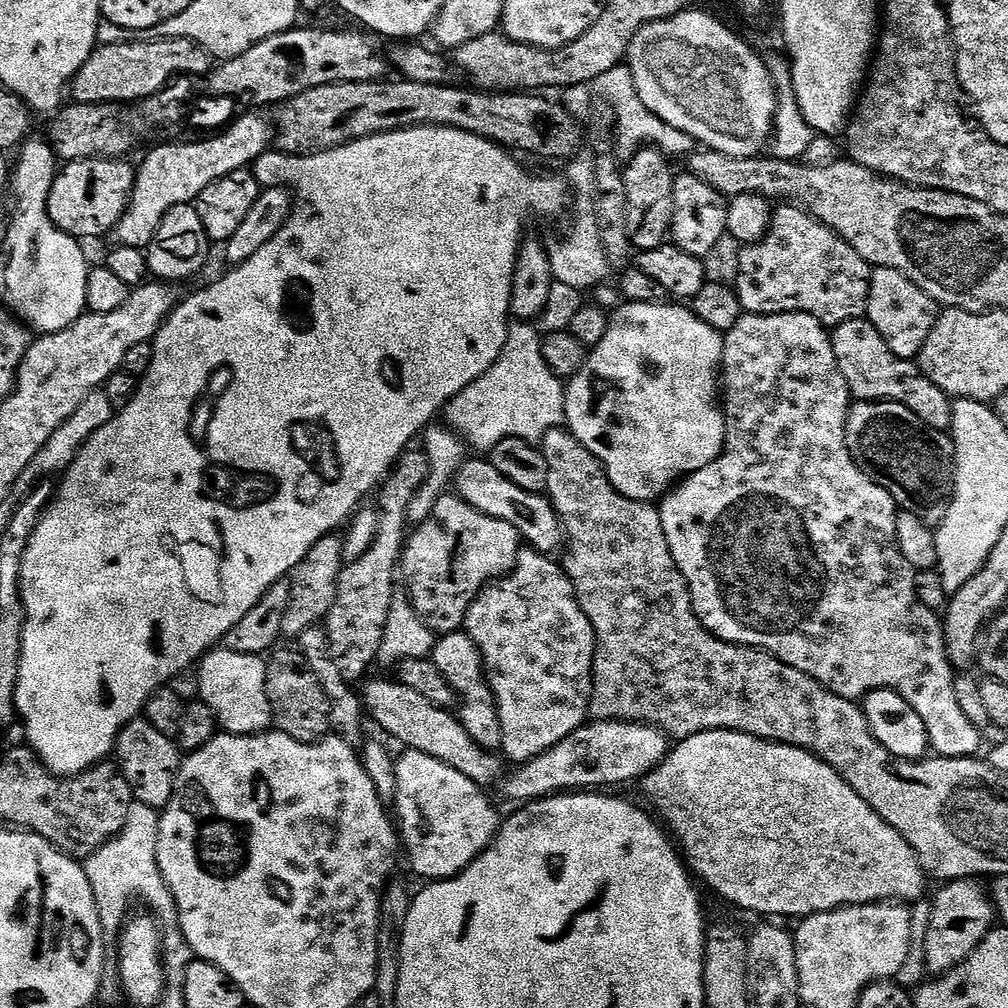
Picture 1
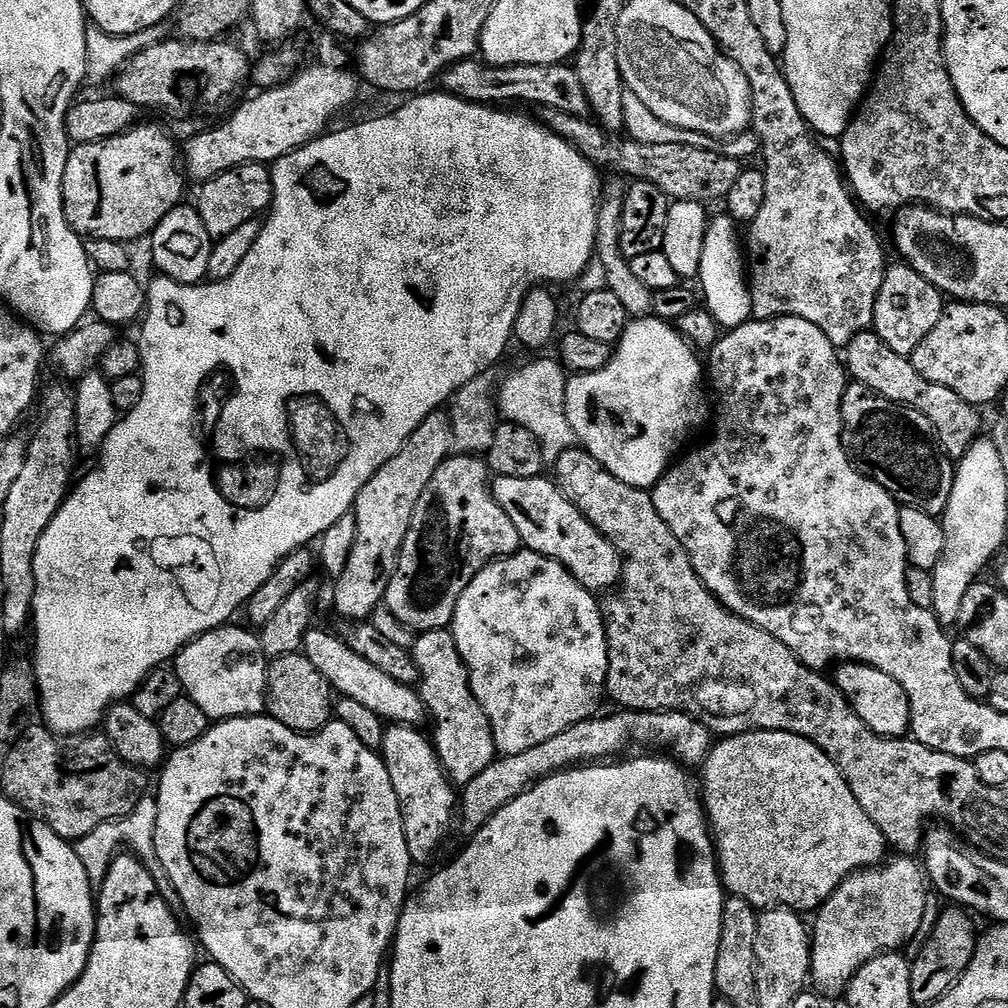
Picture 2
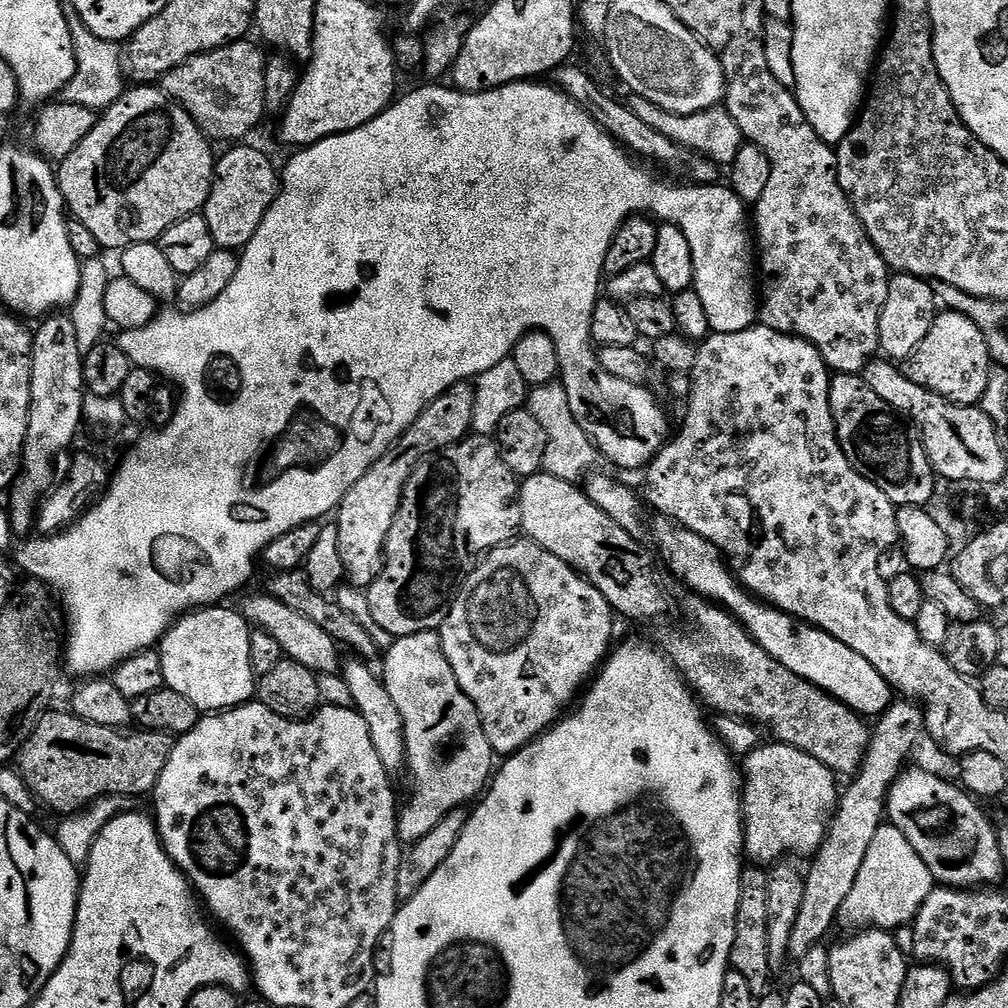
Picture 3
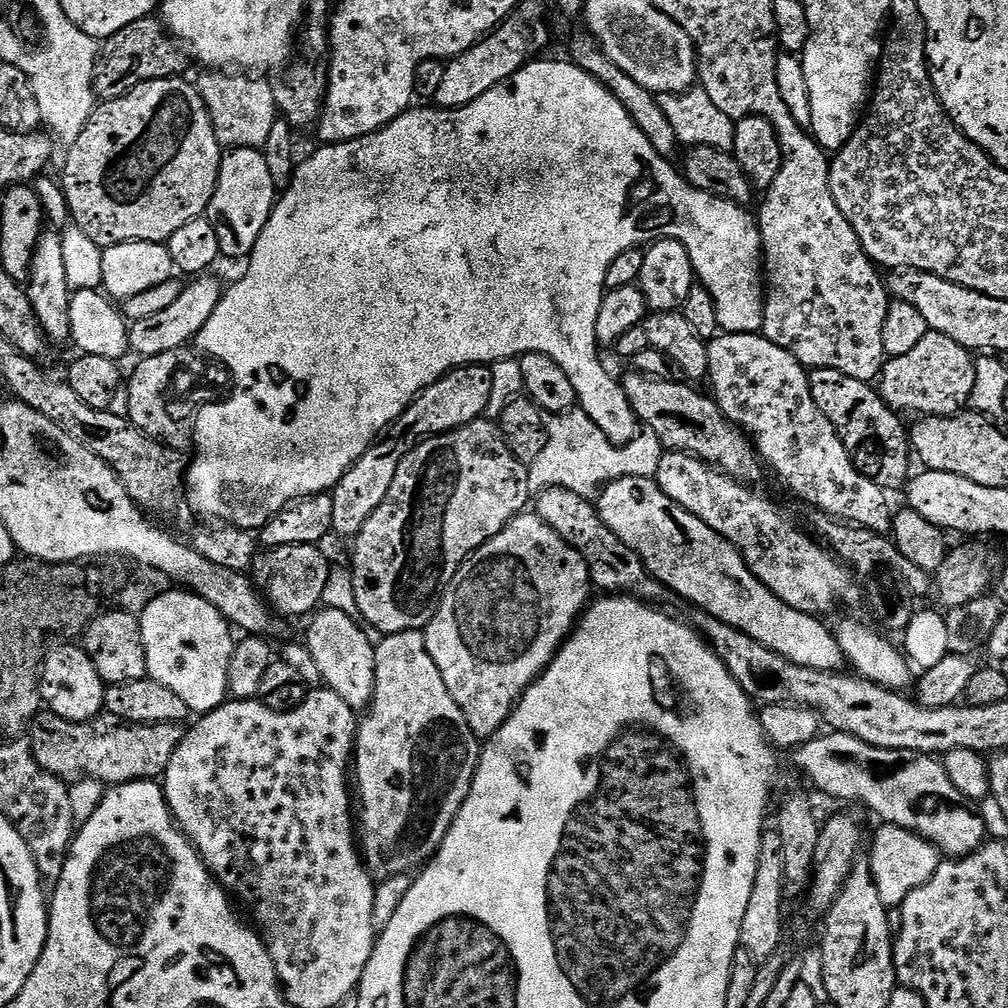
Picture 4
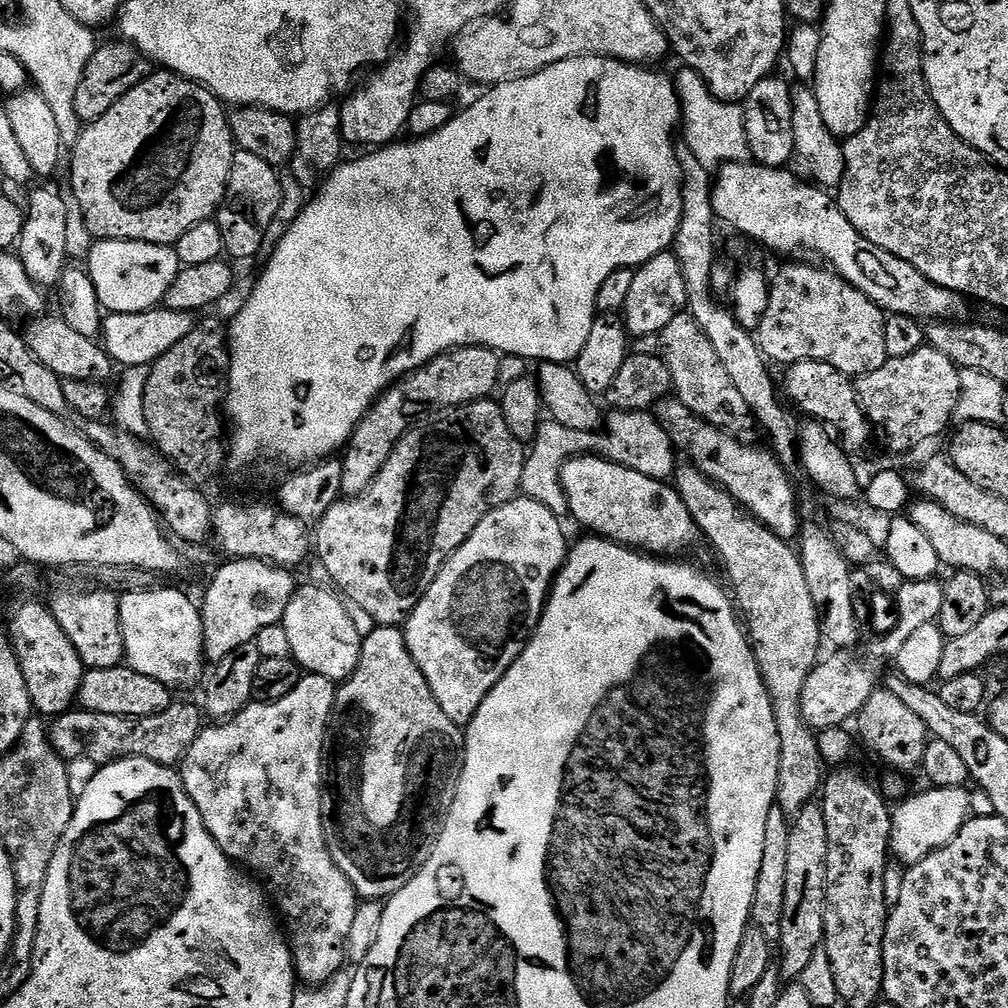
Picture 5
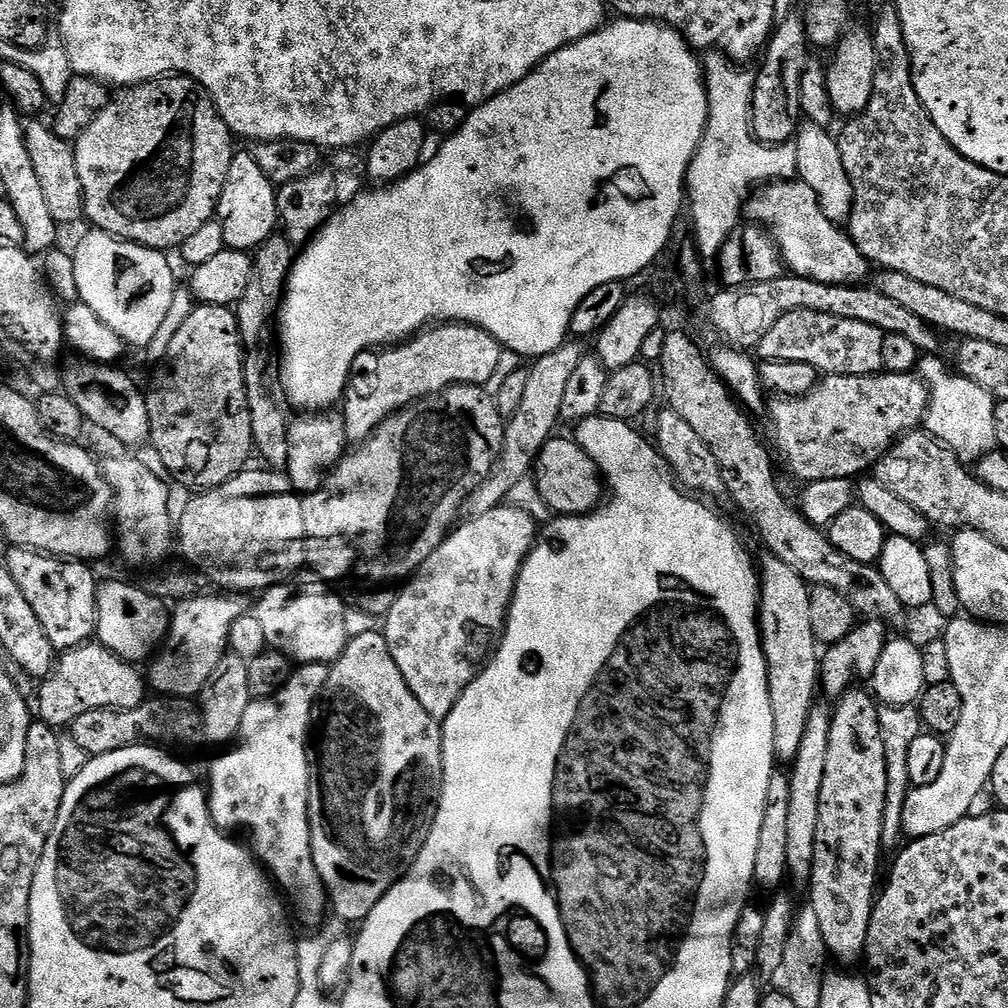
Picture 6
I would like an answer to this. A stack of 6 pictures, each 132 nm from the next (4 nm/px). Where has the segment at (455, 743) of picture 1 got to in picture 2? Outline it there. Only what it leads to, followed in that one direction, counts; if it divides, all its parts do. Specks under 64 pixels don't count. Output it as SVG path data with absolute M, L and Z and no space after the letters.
M319 626L308 629L304 636L302 655L318 669L318 674L330 682L333 693L340 698L354 698L366 710L372 710L378 714L378 718L388 724L407 724L409 726L420 726L425 723L426 713L424 703L419 691L413 685L403 684L395 678L389 678L383 670L377 670L362 654L354 654L350 650L347 639L331 636L323 632Z

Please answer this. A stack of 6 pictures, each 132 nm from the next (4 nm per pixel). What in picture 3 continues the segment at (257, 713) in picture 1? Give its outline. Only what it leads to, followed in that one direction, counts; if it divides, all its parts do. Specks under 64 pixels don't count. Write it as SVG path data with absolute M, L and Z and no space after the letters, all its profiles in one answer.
M209 606L195 609L176 621L164 633L164 639L158 645L162 658L162 674L165 685L174 690L174 694L182 694L189 702L194 702L196 709L202 714L215 714L229 708L239 708L247 704L257 695L258 677L250 662L250 634L253 629L244 618L243 611L228 606Z

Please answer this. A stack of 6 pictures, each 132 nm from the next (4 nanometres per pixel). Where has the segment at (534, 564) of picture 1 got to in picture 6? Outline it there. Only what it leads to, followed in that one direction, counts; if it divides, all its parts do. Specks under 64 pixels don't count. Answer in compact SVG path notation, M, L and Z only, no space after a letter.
M501 506L481 516L465 519L448 533L442 546L438 546L438 550L426 558L416 575L403 585L404 590L399 591L395 603L383 617L382 631L398 668L402 670L412 693L431 716L448 716L460 696L493 659L504 638L509 609L517 594L525 560L538 540L536 527L537 521L531 513L515 506Z

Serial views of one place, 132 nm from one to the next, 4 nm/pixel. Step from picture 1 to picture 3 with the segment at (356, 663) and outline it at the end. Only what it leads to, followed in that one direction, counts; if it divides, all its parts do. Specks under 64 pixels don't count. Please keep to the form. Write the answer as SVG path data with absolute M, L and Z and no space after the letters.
M471 383L455 384L450 386L422 414L412 423L407 430L401 434L395 444L350 486L346 498L342 498L339 508L334 513L334 523L338 530L338 554L342 556L342 566L344 567L344 580L349 585L361 590L366 590L371 586L374 578L380 573L380 567L384 564L384 546L386 538L390 534L390 526L394 526L394 518L398 514L398 506L402 502L402 494L410 474L416 469L417 464L429 456L431 452L439 452L441 448L449 448L452 444L457 444L465 436L473 431L471 419L474 411L475 390Z

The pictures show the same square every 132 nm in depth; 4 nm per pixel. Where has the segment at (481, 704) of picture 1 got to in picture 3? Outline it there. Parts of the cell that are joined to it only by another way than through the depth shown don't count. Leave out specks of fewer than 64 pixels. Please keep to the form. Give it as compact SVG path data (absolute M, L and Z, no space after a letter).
M439 631L393 639L385 656L388 657L384 660L382 679L404 727L404 755L409 780L408 801L405 804L403 801L399 809L396 829L401 841L409 845L426 838L426 834L446 818L446 814L471 805L487 789L494 775L494 753L486 738L486 730L482 730L474 702L466 698L462 686L458 686L458 678L454 678L454 670L450 670L450 662L446 662Z

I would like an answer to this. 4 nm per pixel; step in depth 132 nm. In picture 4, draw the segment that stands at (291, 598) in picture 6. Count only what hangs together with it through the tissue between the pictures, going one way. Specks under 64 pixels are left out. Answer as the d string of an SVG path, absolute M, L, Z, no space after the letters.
M321 607L311 617L306 643L322 673L322 681L346 706L367 709L376 685L376 646L366 640L361 625L338 609Z

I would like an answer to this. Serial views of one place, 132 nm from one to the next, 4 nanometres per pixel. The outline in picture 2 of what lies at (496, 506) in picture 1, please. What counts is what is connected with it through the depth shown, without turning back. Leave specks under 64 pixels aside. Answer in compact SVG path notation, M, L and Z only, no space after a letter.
M543 475L534 478L506 478L505 476L496 476L491 481L492 497L506 510L510 522L514 522L515 528L520 535L521 545L529 552L537 552L551 560L557 560L558 563L578 582L583 588L587 588L593 594L604 594L609 590L615 589L620 583L620 577L624 574L624 557L620 555L613 544L601 534L595 526L581 512L574 502L570 502L562 494L562 490L551 479L544 480Z

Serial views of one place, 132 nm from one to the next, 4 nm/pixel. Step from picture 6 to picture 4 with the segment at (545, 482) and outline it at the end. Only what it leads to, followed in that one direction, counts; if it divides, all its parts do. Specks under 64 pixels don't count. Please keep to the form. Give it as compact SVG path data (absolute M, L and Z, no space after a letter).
M627 476L611 480L601 487L595 506L602 522L606 522L606 526L610 526L610 530L614 530L614 534L618 534L618 538L622 538L622 542L626 542L626 546L630 546L634 554L638 554L640 561L648 567L648 573L656 577L669 593L677 592L682 599L696 604L692 606L699 611L726 622L726 626L734 626L734 630L742 630L742 634L750 634L750 638L762 642L762 646L782 654L782 658L798 666L823 672L839 672L845 667L846 661L836 641L836 633L829 625L828 628L824 625L825 621L821 617L786 606L782 598L775 596L750 571L744 555L729 540L710 530L710 526L706 526L702 518L694 518L690 510L682 510L682 506L678 506L674 498L665 494L655 478Z

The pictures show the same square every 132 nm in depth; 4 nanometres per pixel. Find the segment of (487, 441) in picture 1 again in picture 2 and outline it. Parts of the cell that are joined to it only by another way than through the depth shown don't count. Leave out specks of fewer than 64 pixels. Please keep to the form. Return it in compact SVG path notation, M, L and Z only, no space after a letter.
M555 359L552 360L532 360L514 369L505 380L499 381L494 396L499 415L507 423L522 426L538 438L544 451L544 463L548 466L555 465L563 452L578 444L564 405L566 372Z

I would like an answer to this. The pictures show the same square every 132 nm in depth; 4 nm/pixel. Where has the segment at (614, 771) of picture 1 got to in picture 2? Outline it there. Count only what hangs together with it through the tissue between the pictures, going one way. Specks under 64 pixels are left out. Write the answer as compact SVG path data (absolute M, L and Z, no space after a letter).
M616 710L613 716L604 715L578 722L570 726L570 730L562 730L562 734L549 738L547 742L542 742L523 754L497 755L490 766L486 766L486 770L478 774L478 778L470 778L470 782L463 785L458 796L458 824L468 834L474 834L491 816L498 814L502 806L514 802L514 798L528 791L538 781L545 780L555 772L563 772L566 768L587 766L593 762L619 757L616 756L619 752L624 752L635 744L640 750L659 750L685 768L696 770L703 765L704 759L708 757L708 749L714 743L713 733L709 732L708 727L684 712Z

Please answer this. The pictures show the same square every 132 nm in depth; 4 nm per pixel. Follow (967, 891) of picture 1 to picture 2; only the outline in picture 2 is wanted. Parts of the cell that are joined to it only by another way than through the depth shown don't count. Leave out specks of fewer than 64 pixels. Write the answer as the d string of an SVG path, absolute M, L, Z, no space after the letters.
M948 906L941 911L938 922L928 941L922 946L918 958L911 961L910 994L913 1005L931 1006L956 985L958 978L962 978L976 953L978 931L976 932L975 926L972 925L971 918L973 919L959 906Z

